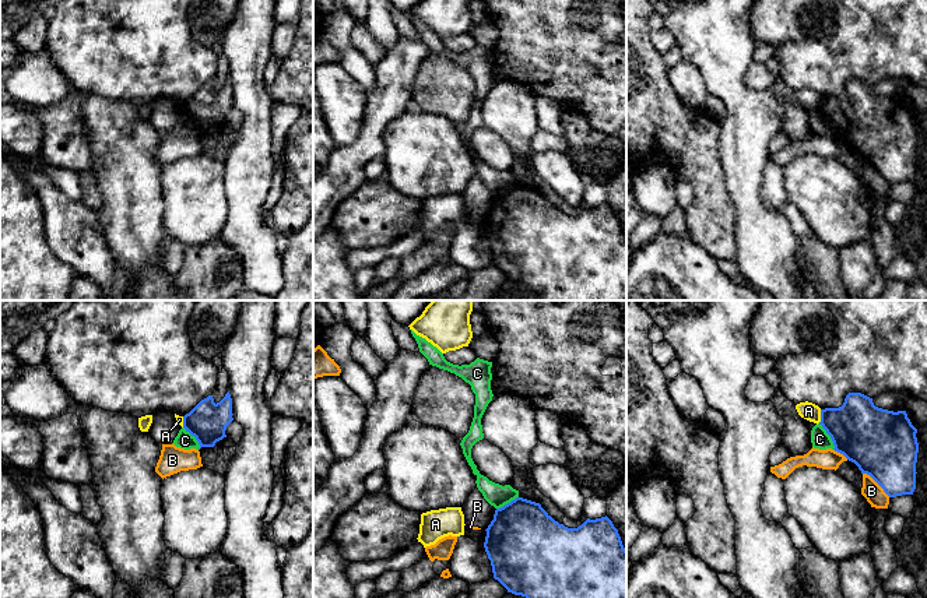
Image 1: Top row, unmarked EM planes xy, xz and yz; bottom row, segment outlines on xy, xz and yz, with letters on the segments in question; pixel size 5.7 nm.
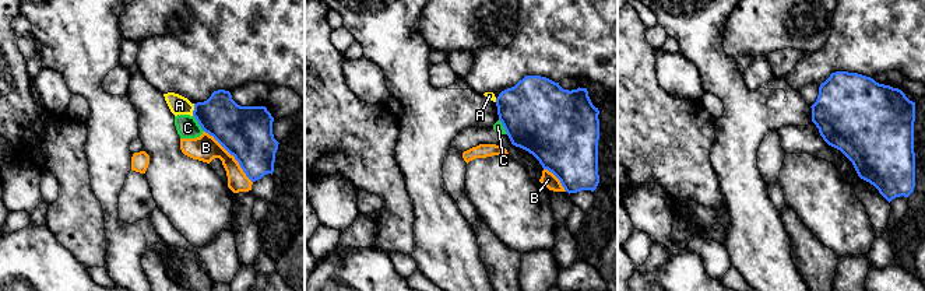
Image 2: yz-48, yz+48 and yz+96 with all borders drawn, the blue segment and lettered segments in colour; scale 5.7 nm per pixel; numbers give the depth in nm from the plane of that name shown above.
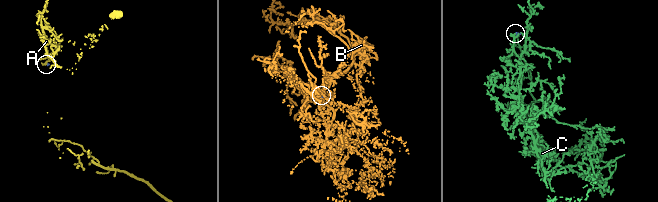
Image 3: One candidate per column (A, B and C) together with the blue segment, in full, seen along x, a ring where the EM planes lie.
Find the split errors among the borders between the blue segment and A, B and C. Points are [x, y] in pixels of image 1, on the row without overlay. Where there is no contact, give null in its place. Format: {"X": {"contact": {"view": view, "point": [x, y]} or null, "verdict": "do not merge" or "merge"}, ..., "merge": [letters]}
{"A": {"contact": {"view": "yz", "point": [821, 104]}, "verdict": "do not merge"}, "B": {"contact": {"view": "yz", "point": [877, 169]}, "verdict": "do not merge"}, "C": {"contact": {"view": "yz", "point": [829, 122]}, "verdict": "do not merge"}, "merge": []}

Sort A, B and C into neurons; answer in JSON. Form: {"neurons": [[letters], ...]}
{"neurons": [["A"], ["B"], ["C"]]}

